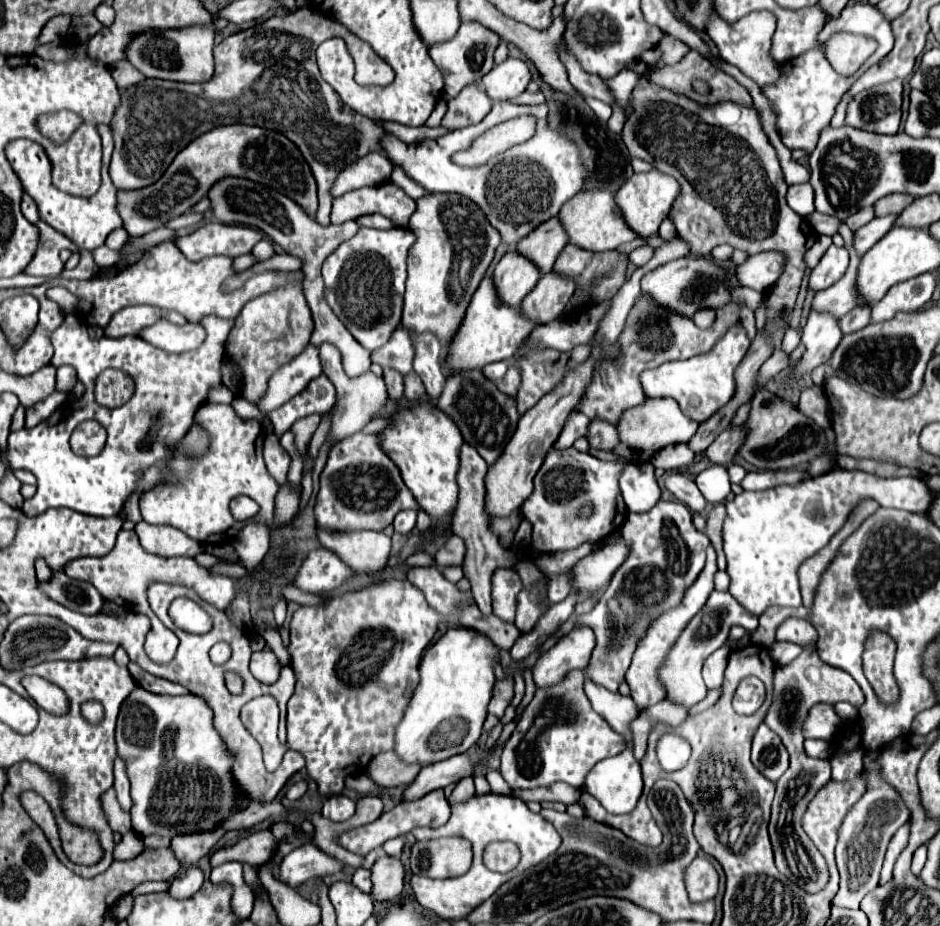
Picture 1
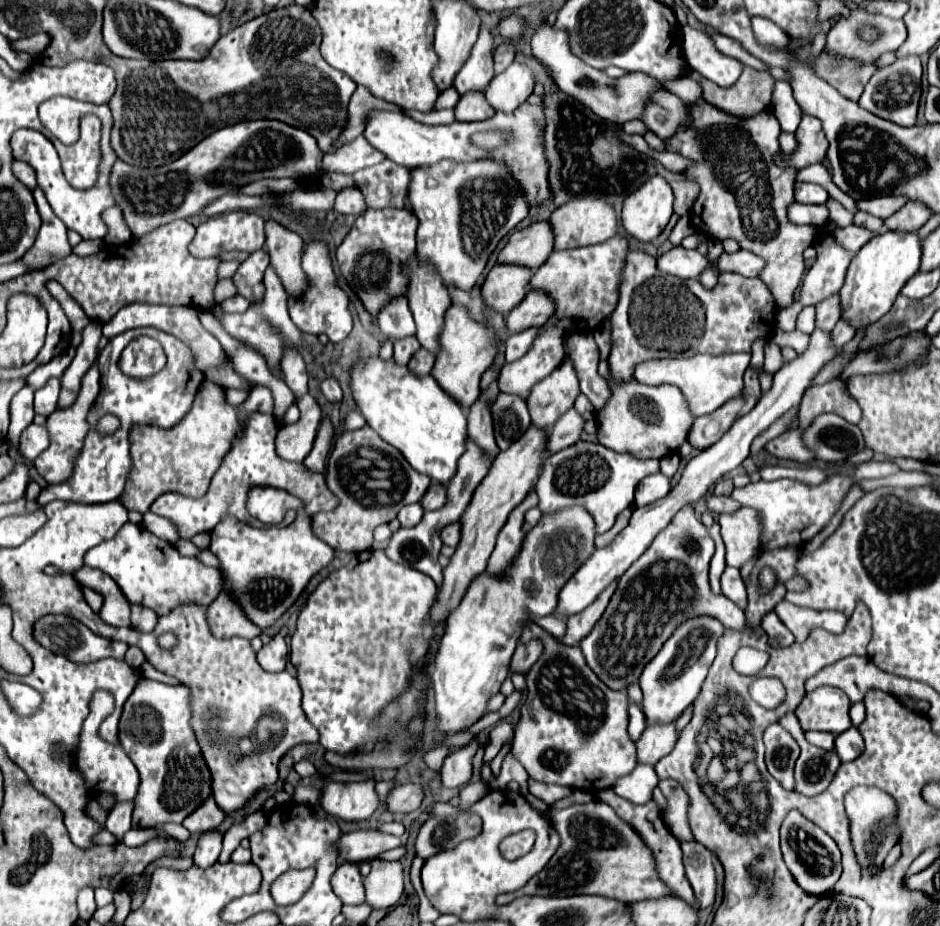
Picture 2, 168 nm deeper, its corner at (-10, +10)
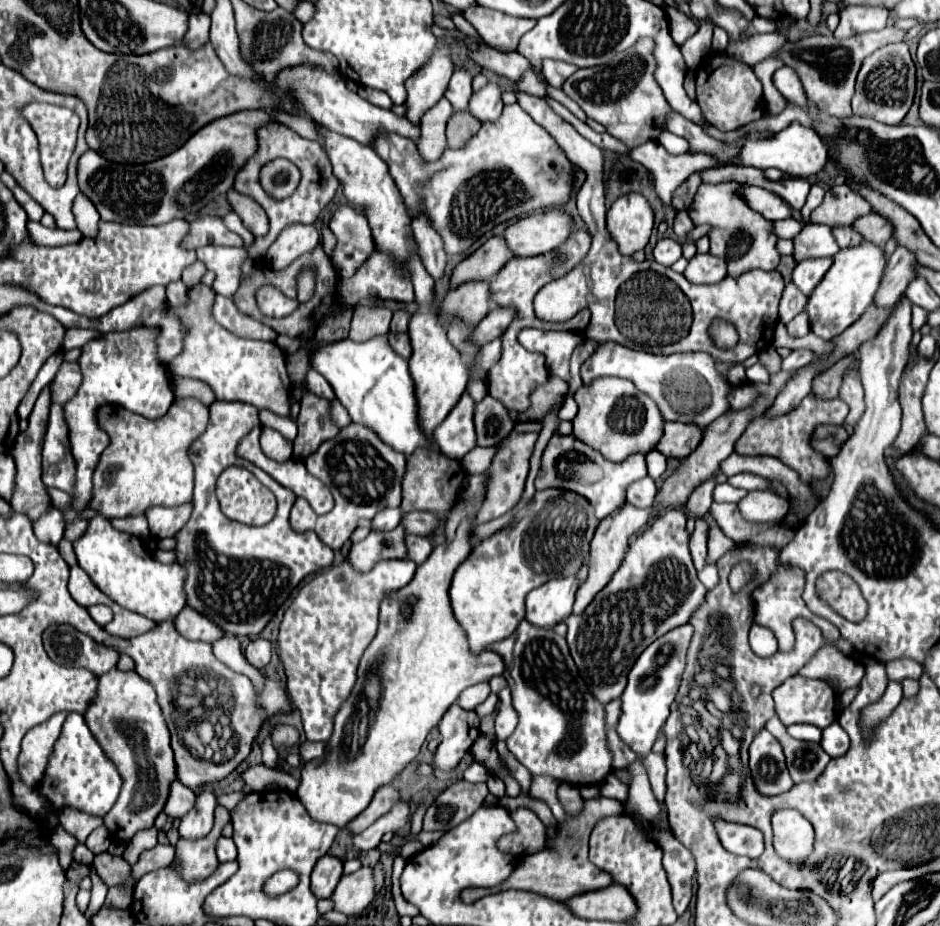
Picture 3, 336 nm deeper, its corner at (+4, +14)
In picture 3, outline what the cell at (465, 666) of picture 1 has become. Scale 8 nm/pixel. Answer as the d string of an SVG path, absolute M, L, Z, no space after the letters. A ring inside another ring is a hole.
M544 489L544 491L536 491L532 501L528 501L522 507L522 511L518 511L504 529L496 531L490 539L476 543L470 551L470 557L456 569L450 587L452 609L458 623L466 631L470 649L474 653L480 653L490 643L500 641L510 633L514 633L514 629L524 617L526 595L532 589L556 577L576 575L578 569L588 559L588 547L596 527L598 527L598 519L594 517L594 507L590 505L590 501L584 501L582 495L570 493L566 489Z

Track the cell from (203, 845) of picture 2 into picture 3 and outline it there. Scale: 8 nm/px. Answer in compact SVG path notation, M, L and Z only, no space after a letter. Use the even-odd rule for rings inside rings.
M210 787L200 789L196 795L196 805L182 817L180 823L180 837L186 839L200 839L212 829L214 821L214 807L216 807L216 795Z

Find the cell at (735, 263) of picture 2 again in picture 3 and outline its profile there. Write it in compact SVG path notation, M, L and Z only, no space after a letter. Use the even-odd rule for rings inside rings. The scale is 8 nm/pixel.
M696 253L690 259L690 263L684 271L684 277L690 283L718 283L726 277L726 261L710 255L710 253L706 253L706 255Z

